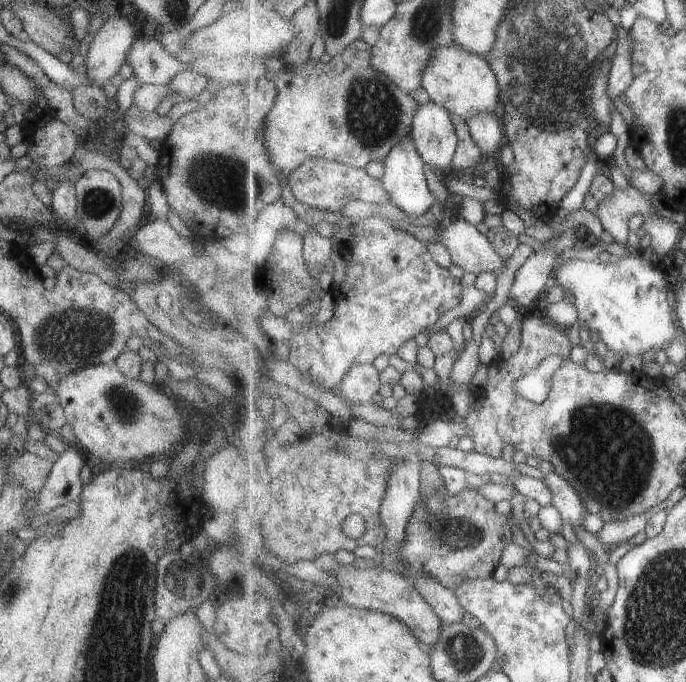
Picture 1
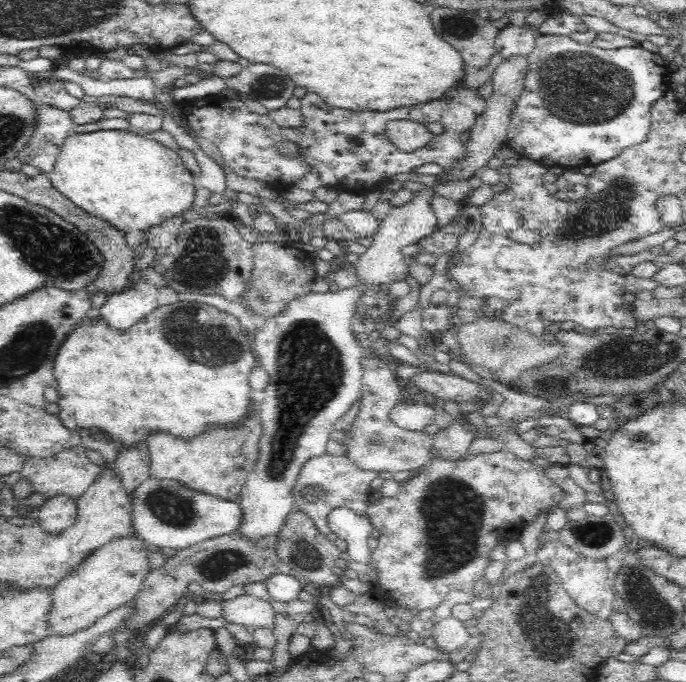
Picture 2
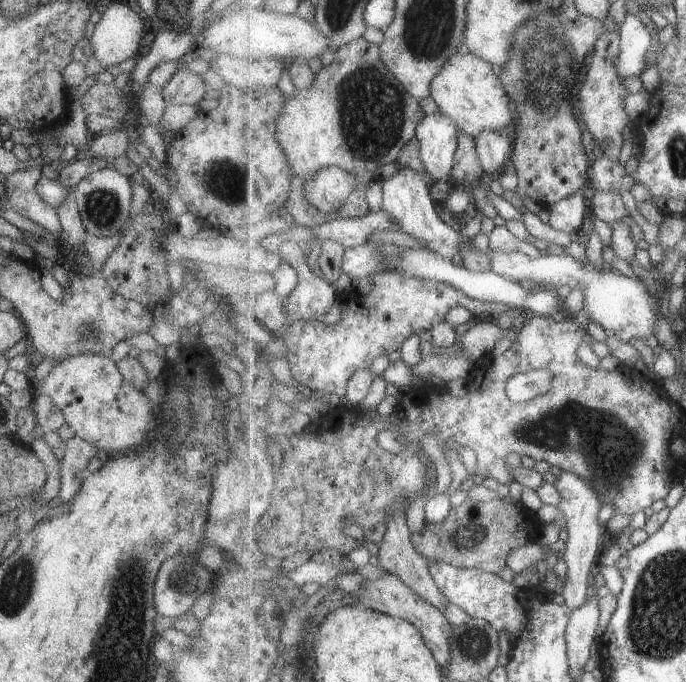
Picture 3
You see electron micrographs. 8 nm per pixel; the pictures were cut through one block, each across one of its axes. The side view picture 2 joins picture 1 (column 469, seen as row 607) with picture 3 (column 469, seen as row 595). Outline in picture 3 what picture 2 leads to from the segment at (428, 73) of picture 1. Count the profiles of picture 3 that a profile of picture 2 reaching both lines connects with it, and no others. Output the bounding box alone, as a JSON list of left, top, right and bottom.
[431,49,515,138]

